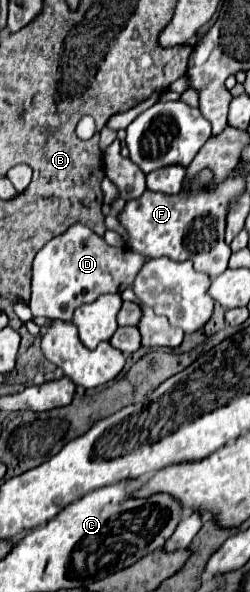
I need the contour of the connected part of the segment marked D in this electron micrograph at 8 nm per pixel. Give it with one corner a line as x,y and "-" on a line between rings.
73,224
67,232
49,240
35,256
31,280
31,312
33,316
71,320
75,308
93,302
105,292
123,292
131,286
145,258
127,248
115,248
83,224

